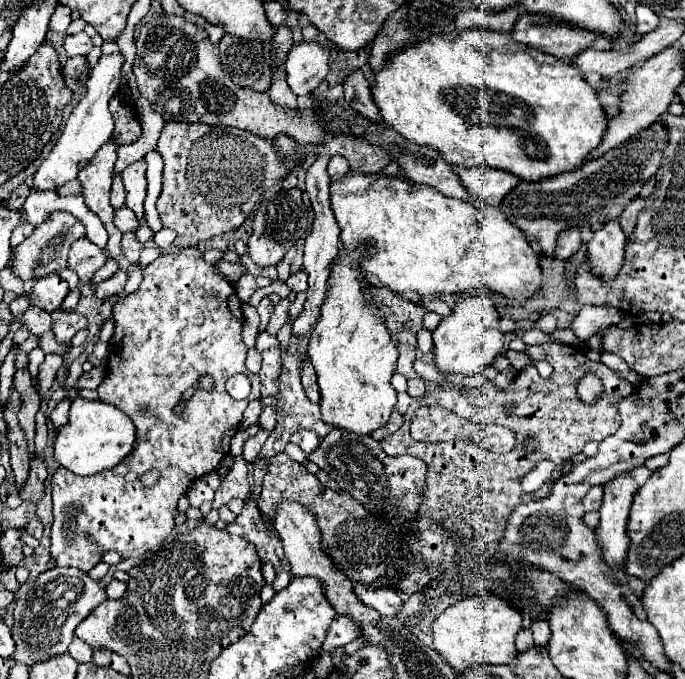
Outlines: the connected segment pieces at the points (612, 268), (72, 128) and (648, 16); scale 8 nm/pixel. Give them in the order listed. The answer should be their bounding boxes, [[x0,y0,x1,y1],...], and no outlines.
[[588,219,626,279],[34,53,124,191],[636,5,658,35]]

